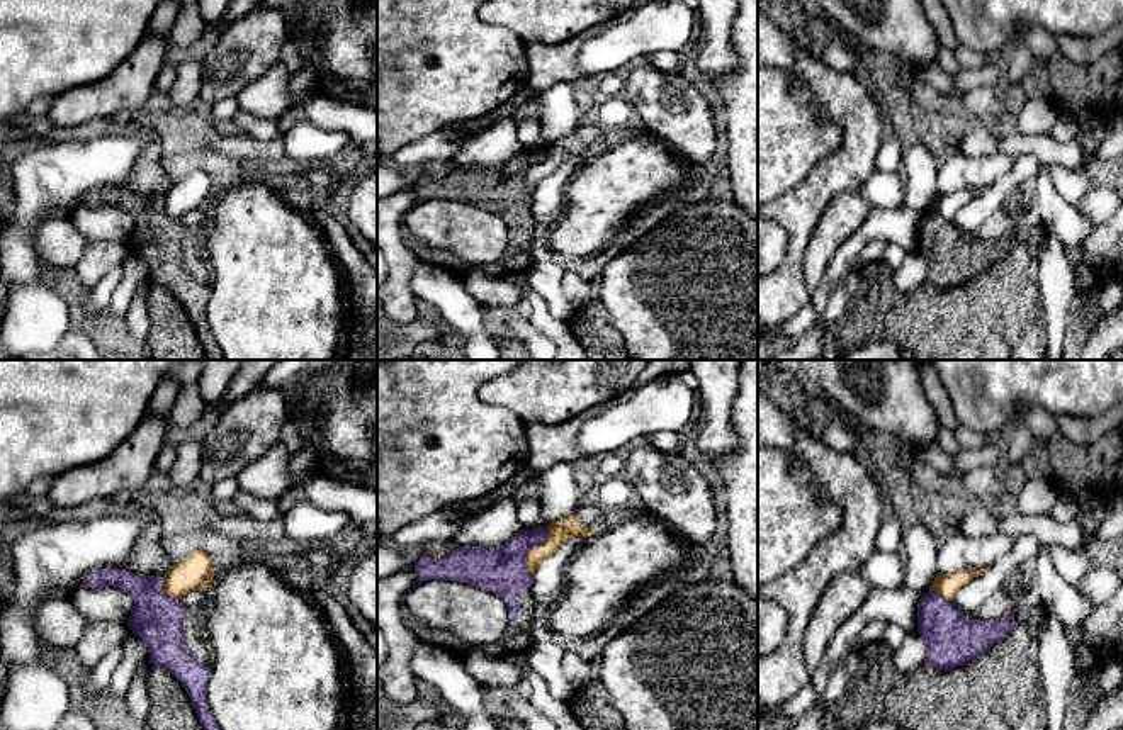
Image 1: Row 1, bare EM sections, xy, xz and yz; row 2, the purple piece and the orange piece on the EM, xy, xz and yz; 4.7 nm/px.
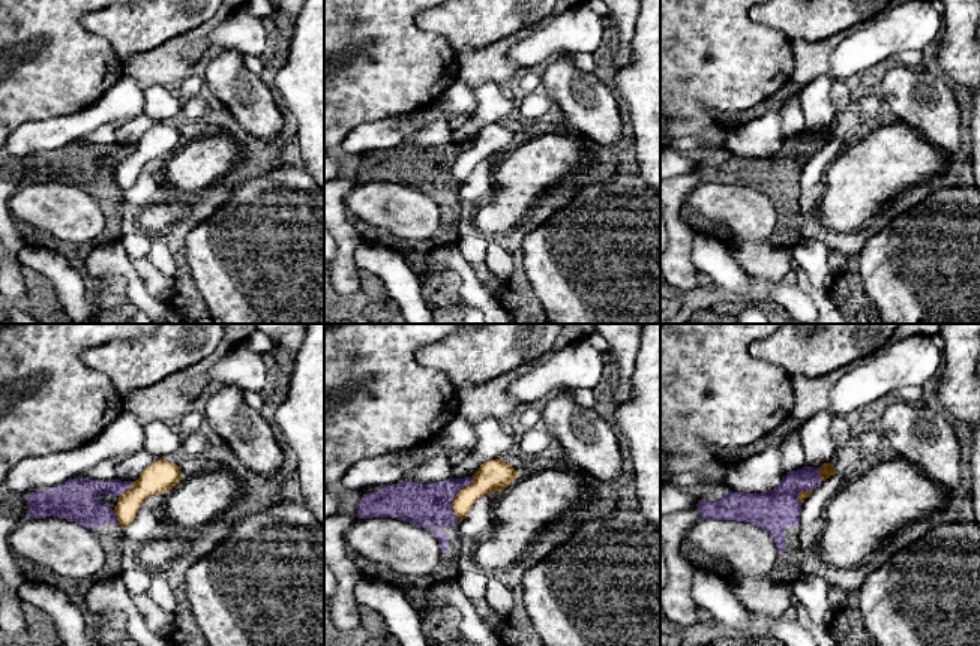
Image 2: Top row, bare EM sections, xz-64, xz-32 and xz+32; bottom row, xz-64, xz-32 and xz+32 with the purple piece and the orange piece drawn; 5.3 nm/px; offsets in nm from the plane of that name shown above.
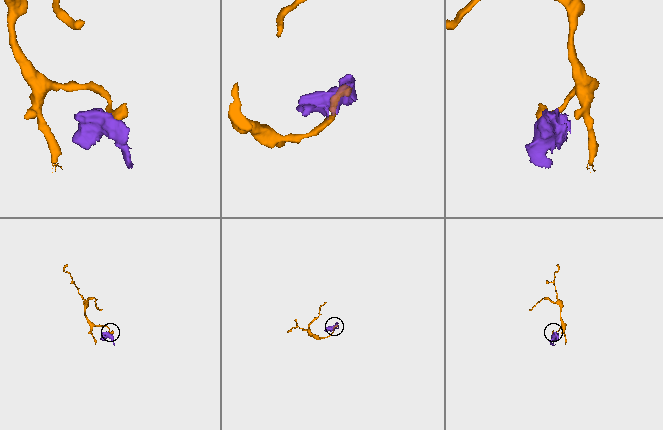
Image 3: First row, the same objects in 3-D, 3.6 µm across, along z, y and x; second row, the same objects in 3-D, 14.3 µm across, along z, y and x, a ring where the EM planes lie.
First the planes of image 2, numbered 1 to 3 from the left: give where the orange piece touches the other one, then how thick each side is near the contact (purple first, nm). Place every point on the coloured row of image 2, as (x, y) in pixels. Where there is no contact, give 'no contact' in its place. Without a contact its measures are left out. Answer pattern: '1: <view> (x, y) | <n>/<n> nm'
1: xz-64 (126, 489) | 190/170 nm
2: xz-32 (453, 498) | 240/180 nm
3: xz+32 (818, 474) | 180/80 nm

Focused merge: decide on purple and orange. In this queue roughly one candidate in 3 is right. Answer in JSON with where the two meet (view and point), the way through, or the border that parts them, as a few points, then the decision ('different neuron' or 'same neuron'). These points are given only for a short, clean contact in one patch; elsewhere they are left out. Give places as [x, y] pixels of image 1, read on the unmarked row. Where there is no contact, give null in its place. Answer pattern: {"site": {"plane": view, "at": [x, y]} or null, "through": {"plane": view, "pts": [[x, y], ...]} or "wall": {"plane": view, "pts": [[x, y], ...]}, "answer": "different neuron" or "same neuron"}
{"site": {"plane": "xz", "at": [530, 167]}, "wall": {"plane": "xz", "pts": [[549, 146], [547, 157], [527, 174], [525, 187], [532, 194]]}, "answer": "different neuron"}

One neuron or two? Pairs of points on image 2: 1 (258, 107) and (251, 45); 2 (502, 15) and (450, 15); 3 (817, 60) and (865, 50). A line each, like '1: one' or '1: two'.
1: two
2: one
3: two

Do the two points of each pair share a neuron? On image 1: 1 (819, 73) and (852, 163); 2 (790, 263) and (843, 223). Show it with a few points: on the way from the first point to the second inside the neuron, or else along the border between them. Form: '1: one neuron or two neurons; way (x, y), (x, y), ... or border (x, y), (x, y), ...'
1: one neuron; way (838, 95), (853, 111), (853, 141)
2: two neurons; border (819, 218), (804, 253), (804, 286), (809, 292)

